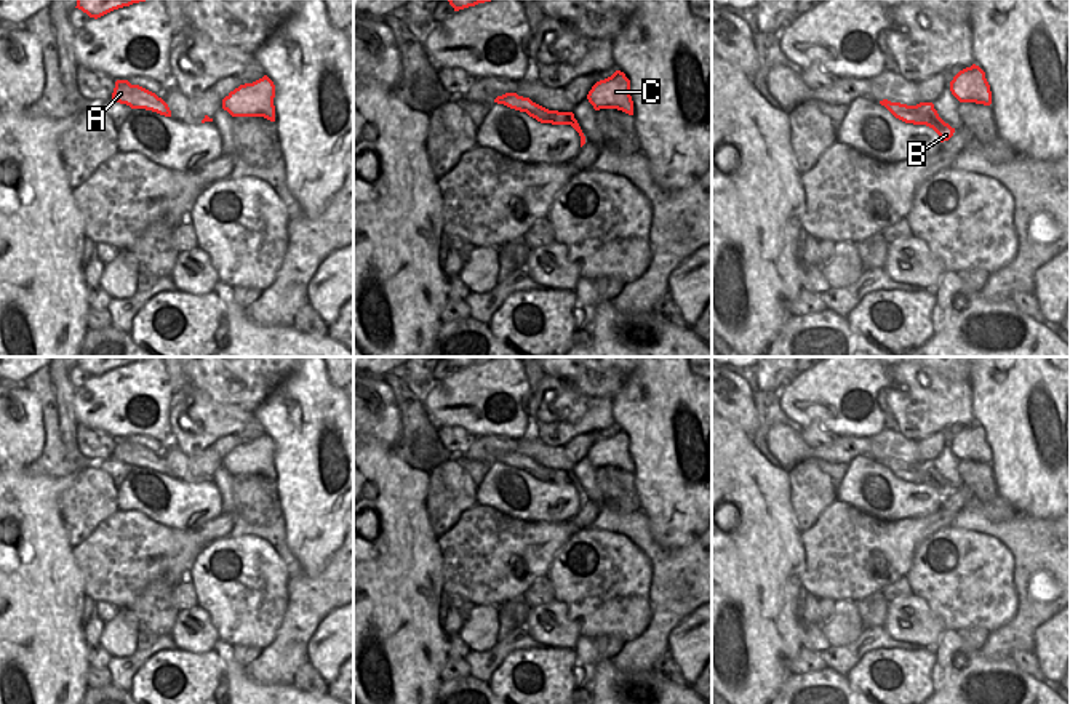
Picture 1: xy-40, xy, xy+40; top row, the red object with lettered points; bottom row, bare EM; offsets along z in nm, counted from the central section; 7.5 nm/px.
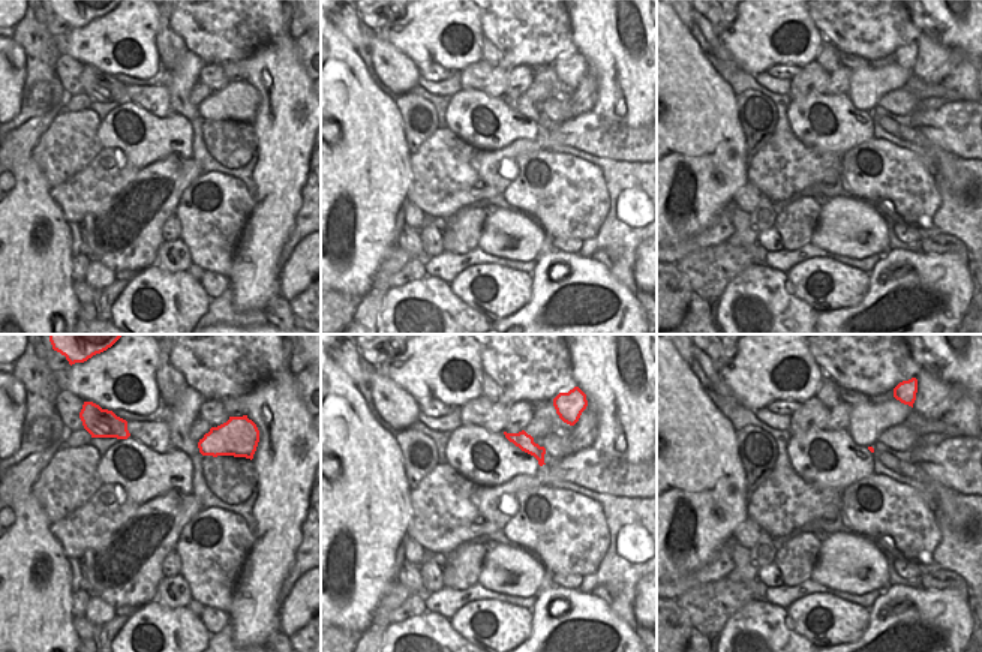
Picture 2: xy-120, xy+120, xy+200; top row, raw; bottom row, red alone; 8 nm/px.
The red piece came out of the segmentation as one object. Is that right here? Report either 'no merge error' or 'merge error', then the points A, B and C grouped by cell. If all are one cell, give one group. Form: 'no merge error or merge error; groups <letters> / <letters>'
no merge error; groups A B C

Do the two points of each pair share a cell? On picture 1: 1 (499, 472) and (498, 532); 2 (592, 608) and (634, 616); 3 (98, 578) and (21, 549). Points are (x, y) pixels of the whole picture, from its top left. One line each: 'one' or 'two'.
1: two
2: one
3: two

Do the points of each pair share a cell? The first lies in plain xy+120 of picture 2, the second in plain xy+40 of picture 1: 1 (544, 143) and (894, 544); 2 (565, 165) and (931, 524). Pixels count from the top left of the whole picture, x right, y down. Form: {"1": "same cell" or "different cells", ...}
{"1": "same cell", "2": "different cells"}

